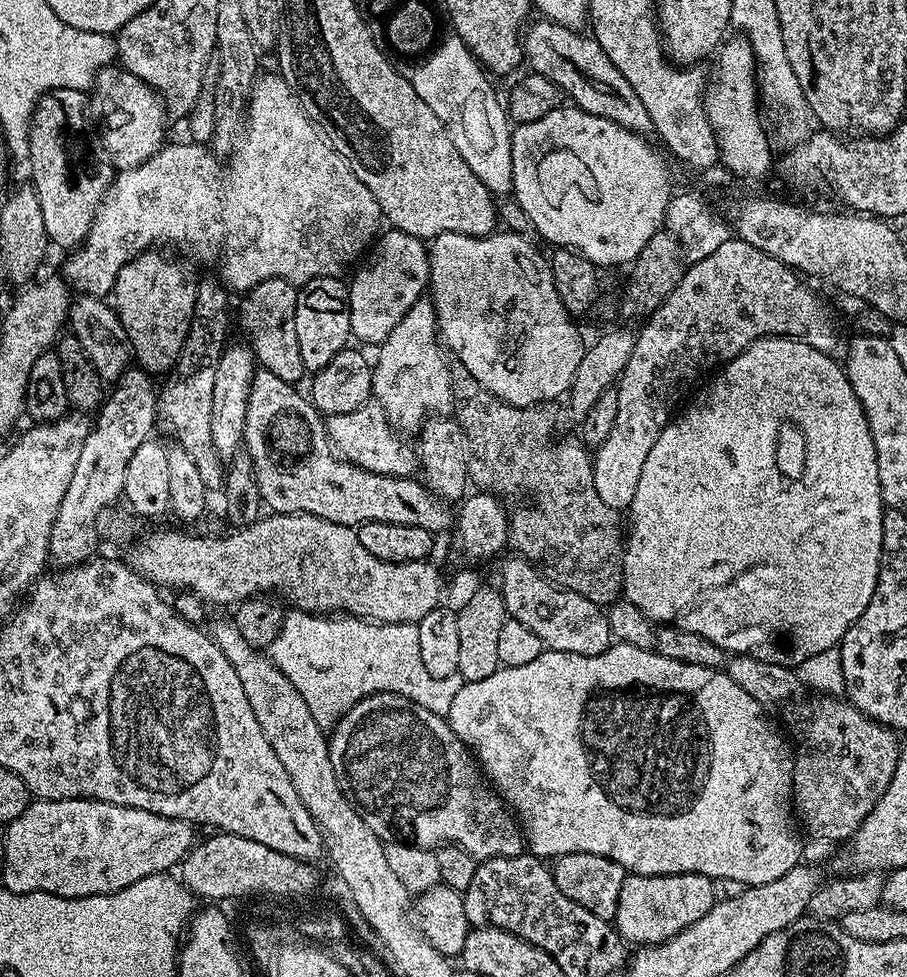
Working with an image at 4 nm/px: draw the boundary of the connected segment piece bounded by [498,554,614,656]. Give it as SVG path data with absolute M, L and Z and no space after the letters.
M512 554L509 557L509 560L499 561L501 564L498 587L504 605L511 619L522 622L526 630L538 634L545 649L566 654L593 656L602 654L612 647L614 637L601 605L592 604L590 598L582 598L582 594L567 591L559 584L547 580L545 576L540 575L540 570L529 564L523 556Z

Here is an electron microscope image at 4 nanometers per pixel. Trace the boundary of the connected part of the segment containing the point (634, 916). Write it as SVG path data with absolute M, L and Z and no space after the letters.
M683 872L673 876L625 875L614 927L627 942L636 946L663 944L674 934L702 918L716 903L712 877Z

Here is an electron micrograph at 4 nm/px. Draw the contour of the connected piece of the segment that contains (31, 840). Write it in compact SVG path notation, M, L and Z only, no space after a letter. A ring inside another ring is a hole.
M33 799L18 818L14 818L6 826L6 858L2 861L4 868L3 887L9 888L12 892L26 894L27 892L48 892L54 896L65 896L66 898L82 898L83 896L98 896L110 894L138 882L138 878L146 878L150 874L168 872L175 869L180 861L192 851L197 843L197 829L186 820L171 820L158 814L150 814L150 810L138 810L137 808L127 808L111 804L105 800L41 800Z

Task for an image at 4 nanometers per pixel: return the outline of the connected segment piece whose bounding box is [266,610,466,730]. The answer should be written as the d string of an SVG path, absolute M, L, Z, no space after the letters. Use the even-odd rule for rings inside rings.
M292 610L285 615L267 655L290 678L294 690L302 694L314 722L328 730L362 698L379 692L393 692L407 700L424 704L426 710L447 717L454 694L466 681L459 674L434 678L422 666L415 624L389 626L347 614L313 614Z

